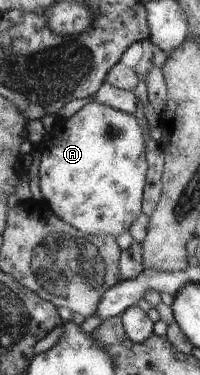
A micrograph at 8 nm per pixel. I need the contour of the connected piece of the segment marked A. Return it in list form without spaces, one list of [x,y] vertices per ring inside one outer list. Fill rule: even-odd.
[[[93,101],[70,118],[57,117],[54,128],[46,133],[38,149],[42,153],[38,172],[42,200],[56,216],[88,235],[115,235],[122,234],[122,230],[130,230],[140,216],[148,170],[144,130],[136,115]]]

